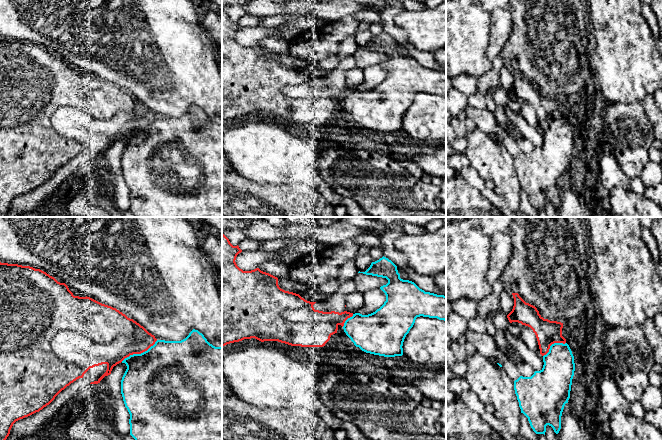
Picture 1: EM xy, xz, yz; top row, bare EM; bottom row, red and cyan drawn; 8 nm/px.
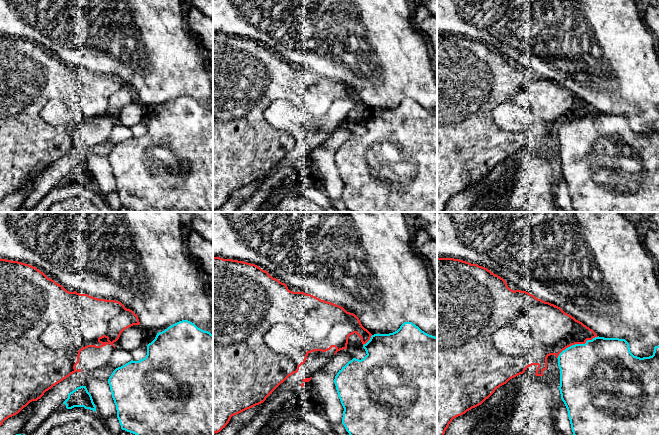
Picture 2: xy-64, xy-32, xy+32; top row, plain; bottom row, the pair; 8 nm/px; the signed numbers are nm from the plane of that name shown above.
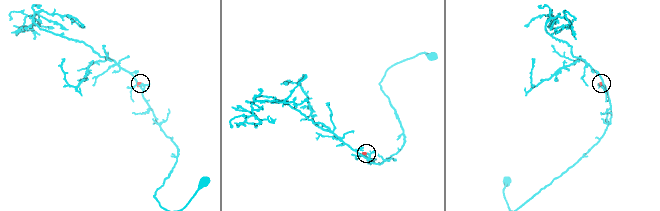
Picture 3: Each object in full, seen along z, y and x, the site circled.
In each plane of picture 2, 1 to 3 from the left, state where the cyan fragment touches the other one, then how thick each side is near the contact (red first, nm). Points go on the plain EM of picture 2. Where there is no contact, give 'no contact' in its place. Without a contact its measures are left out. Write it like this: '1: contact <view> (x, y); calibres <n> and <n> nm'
1: no contact
2: contact xy-32 (368, 116); calibres 220 and 420 nm
3: contact xy+32 (576, 119); calibres 400 and 460 nm

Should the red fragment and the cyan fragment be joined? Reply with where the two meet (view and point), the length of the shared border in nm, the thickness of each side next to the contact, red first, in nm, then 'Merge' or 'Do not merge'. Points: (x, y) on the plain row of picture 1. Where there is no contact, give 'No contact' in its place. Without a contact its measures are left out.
Touches red at xy (139, 129). Shared border 340 nm. Thickness 380 nm (red) against 480 nm. Do not merge

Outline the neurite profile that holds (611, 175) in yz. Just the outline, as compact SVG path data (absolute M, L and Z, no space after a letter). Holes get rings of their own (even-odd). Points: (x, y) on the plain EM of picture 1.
M604 153L599 161L600 180L604 188L610 192L616 187L631 190L630 179L622 171L616 157L612 153Z

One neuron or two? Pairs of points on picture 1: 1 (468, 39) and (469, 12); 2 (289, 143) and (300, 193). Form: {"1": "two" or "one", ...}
{"1": "one", "2": "two"}

